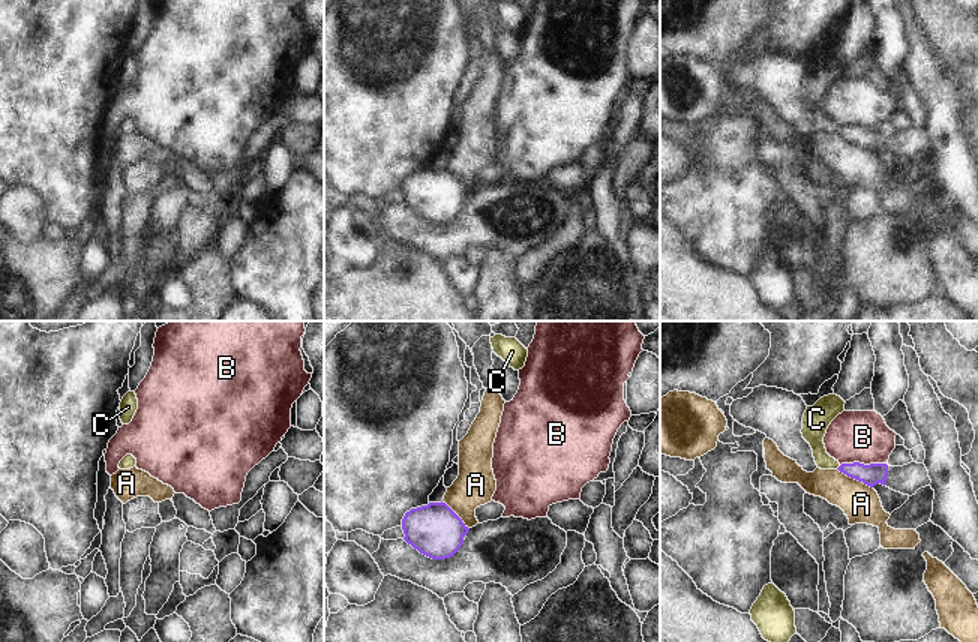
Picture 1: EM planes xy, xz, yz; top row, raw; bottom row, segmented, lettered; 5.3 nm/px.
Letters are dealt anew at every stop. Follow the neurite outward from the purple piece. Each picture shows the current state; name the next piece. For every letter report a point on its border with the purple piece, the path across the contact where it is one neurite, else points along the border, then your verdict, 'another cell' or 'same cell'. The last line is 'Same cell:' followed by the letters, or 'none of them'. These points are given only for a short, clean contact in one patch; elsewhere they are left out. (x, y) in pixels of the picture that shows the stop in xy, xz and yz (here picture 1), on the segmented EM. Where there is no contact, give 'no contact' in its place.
A: contact yz (855, 479); another cell
B: contact yz (863, 464); border yz (887, 464), (843, 462), (840, 465); another cell
C: contact yz (839, 467); way yz (872, 474), (839, 467), (819, 452), (815, 428); same cell
Same cell: C

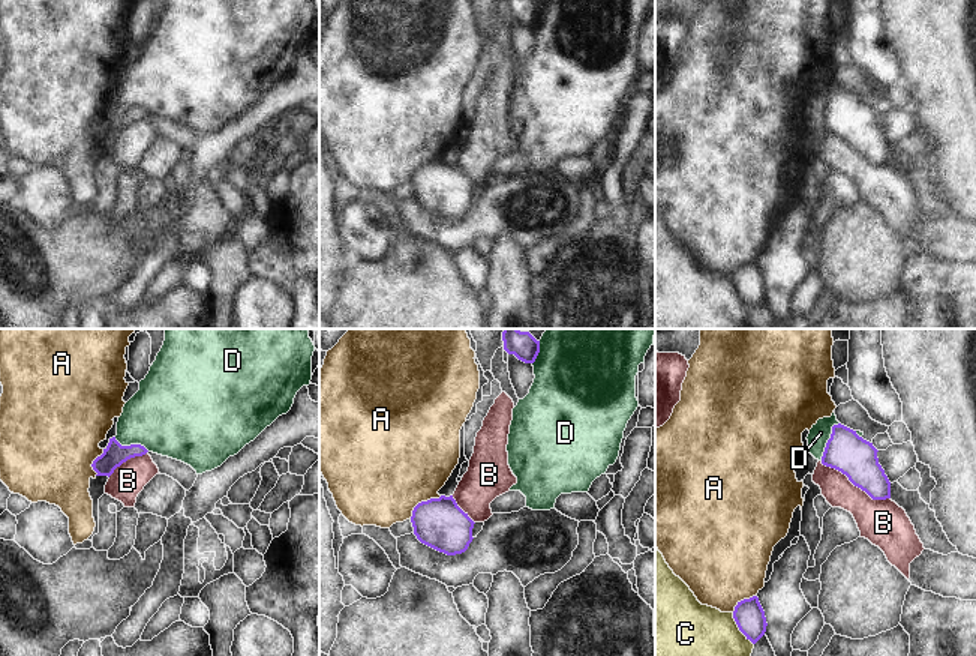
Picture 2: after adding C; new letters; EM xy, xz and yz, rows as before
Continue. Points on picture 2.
A: contact xz (422, 502); another cell
B: contact yz (855, 485); another cell
C: contact yz (739, 629); another cell
D: contact yz (828, 440); another cell
Same cell: none of them

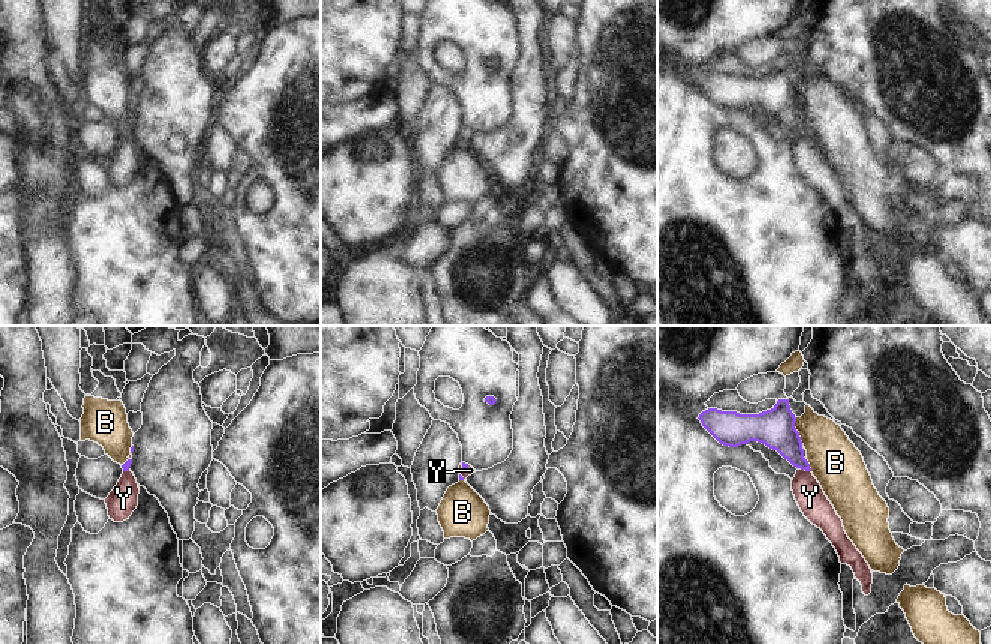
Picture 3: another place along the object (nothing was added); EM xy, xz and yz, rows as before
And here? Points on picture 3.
B: contact yz (795, 430); border yz (794, 416), (803, 443); another cell
Y: contact yz (806, 470); way yz (779, 433), (806, 470), (809, 494); same cell
Same cell: Y

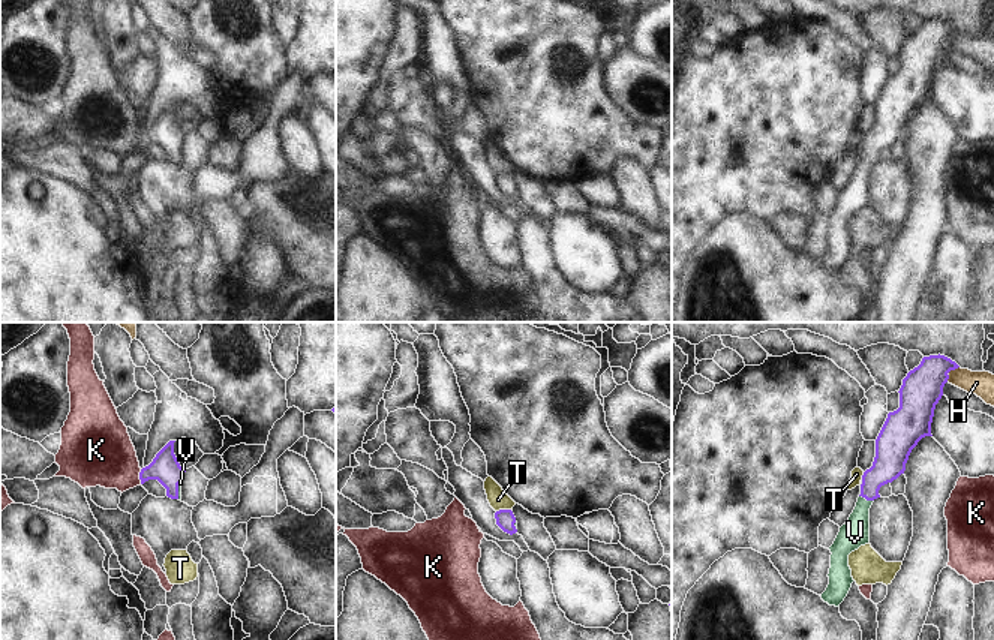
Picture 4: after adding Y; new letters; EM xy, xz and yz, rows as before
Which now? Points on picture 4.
H: contact yz (949, 370); border yz (958, 366), (948, 373), (946, 381); another cell
K: contact xy (140, 477); another cell
T: contact xz (502, 510); another cell
V: contact yz (867, 499); way yz (889, 462), (871, 481), (867, 499), (855, 532); same cell
Same cell: V

